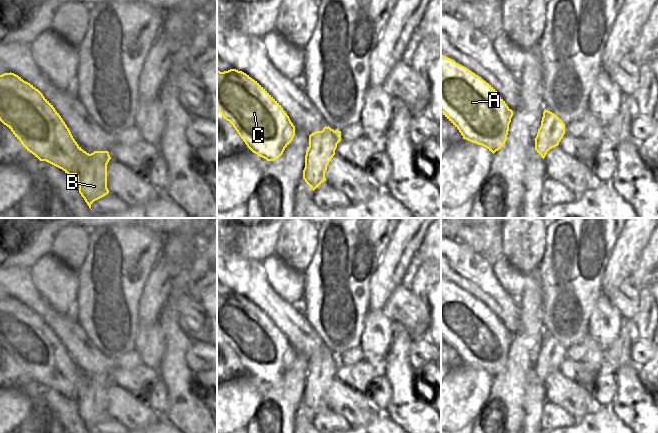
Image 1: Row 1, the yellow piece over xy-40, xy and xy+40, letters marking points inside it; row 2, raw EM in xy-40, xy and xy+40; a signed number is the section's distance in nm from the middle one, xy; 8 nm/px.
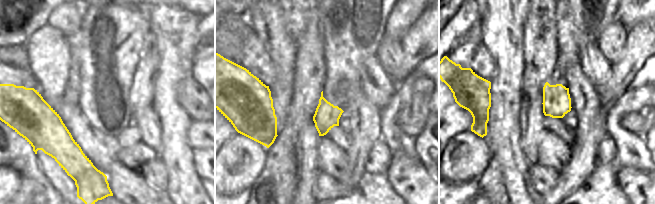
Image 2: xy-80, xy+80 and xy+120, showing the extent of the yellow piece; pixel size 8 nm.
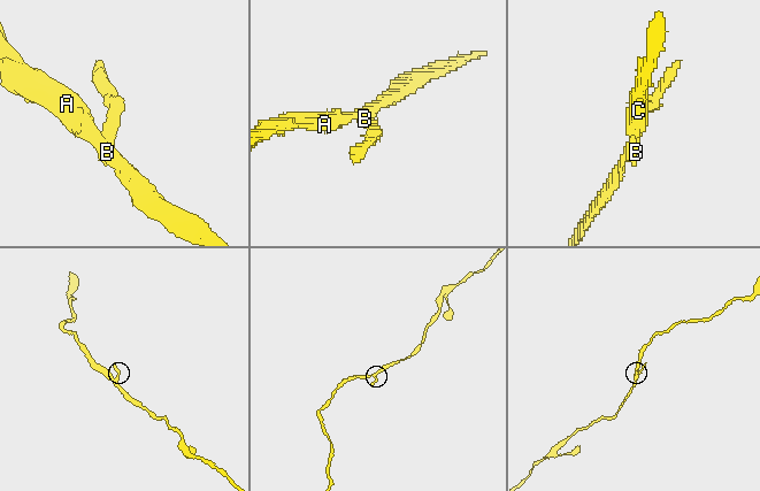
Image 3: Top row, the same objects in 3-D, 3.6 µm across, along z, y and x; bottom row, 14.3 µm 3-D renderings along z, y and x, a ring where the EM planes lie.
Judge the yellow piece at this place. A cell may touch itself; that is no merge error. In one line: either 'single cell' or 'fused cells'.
single cell

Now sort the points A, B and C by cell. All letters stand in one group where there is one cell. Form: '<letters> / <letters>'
A B C

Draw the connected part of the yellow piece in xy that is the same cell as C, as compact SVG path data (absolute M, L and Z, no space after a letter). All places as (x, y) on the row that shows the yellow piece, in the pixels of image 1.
M217 71L217 111L237 131L247 147L267 161L278 159L295 136L295 126L281 105L242 71Z

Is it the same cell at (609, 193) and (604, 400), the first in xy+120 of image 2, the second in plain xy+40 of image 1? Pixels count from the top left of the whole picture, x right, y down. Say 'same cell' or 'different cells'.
different cells

